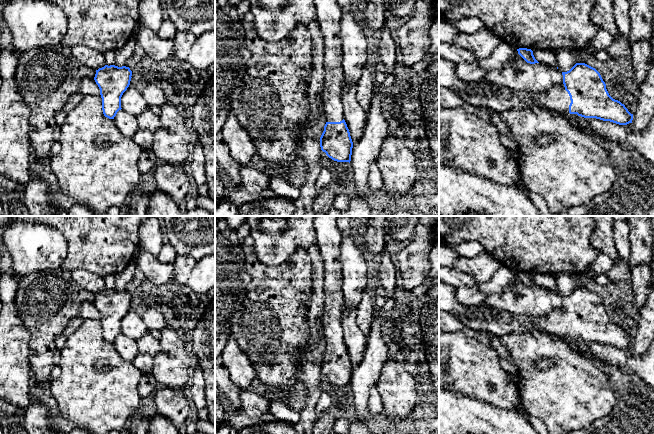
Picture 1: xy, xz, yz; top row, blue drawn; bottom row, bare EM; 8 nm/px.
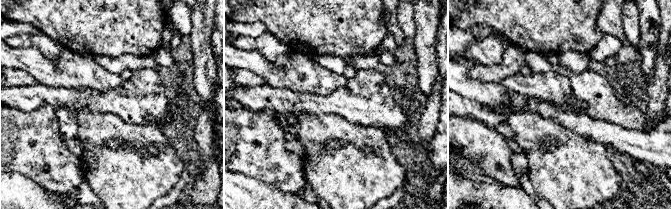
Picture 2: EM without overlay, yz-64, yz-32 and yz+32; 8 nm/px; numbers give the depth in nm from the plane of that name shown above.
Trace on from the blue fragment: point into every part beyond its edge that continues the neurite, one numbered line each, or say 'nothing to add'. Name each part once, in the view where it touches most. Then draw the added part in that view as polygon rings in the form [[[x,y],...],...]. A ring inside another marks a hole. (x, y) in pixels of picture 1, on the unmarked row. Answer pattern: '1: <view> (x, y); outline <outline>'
1: yz (498, 322); outline [[[485,306],[473,307],[478,318],[471,318],[463,314],[452,314],[470,329],[487,331],[497,337],[517,331],[542,330],[551,334],[569,337],[570,320],[564,308],[553,311],[546,317],[530,317],[526,315],[513,315],[505,310],[487,308]]]

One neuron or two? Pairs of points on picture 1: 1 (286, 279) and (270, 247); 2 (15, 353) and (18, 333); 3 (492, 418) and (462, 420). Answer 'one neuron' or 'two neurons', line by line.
1: two neurons
2: one neuron
3: one neuron

